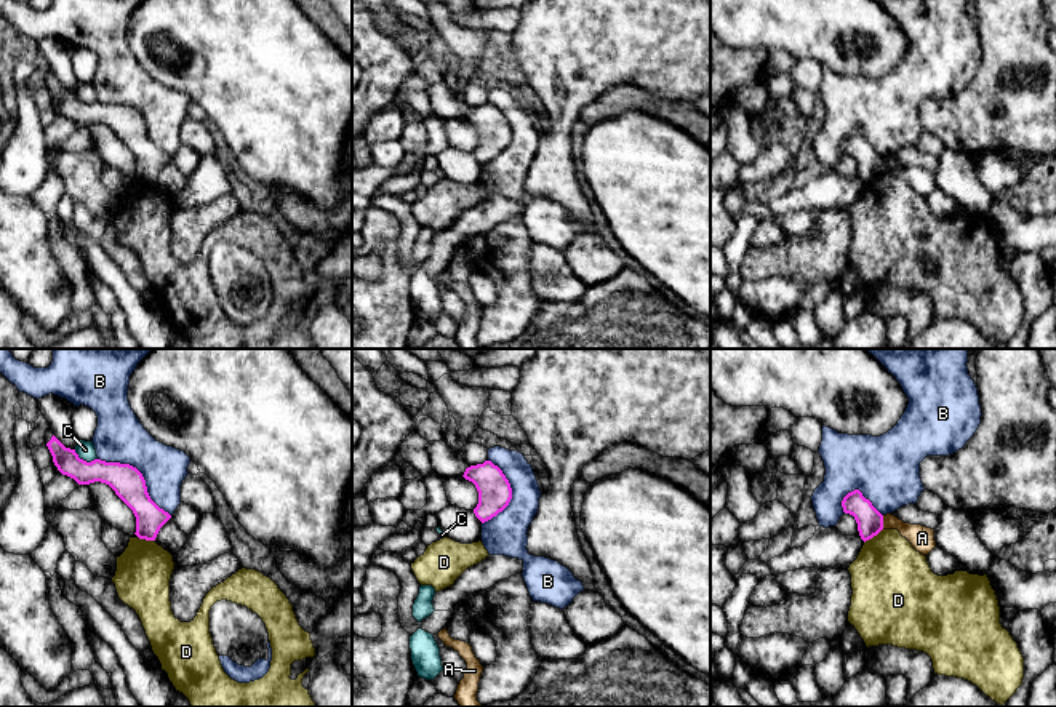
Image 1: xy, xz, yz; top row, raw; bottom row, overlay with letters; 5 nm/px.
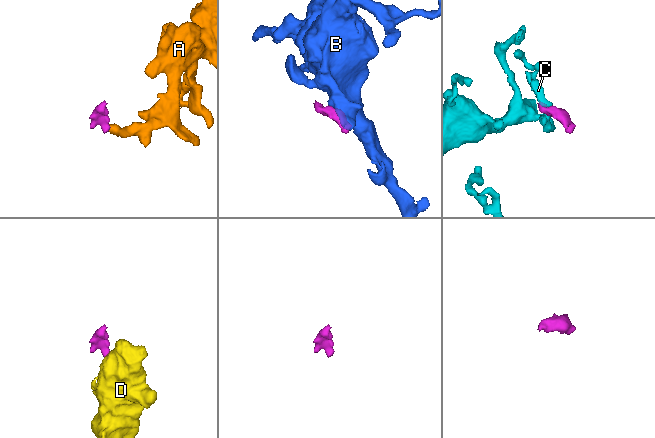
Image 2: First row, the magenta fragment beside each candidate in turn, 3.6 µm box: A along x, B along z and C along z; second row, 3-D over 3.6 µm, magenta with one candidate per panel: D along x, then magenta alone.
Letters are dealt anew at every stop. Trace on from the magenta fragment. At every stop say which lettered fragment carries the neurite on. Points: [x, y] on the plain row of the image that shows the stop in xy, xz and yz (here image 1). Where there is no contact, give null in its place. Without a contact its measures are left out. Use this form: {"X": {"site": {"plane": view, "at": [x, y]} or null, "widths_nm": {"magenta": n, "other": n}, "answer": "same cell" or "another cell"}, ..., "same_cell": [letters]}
{"A": {"site": {"plane": "yz", "at": [882, 163]}, "widths_nm": {"magenta": 130, "other": 120}, "answer": "another cell"}, "B": {"site": {"plane": "xy", "at": [141, 115]}, "widths_nm": {"magenta": 160, "other": 260}, "answer": "another cell"}, "C": {"site": {"plane": "xy", "at": [85, 103]}, "widths_nm": {"magenta": 160, "other": 90}, "answer": "another cell"}, "D": {"site": {"plane": "yz", "at": [872, 178]}, "widths_nm": {"magenta": 130, "other": 400}, "answer": "another cell"}, "same_cell": []}

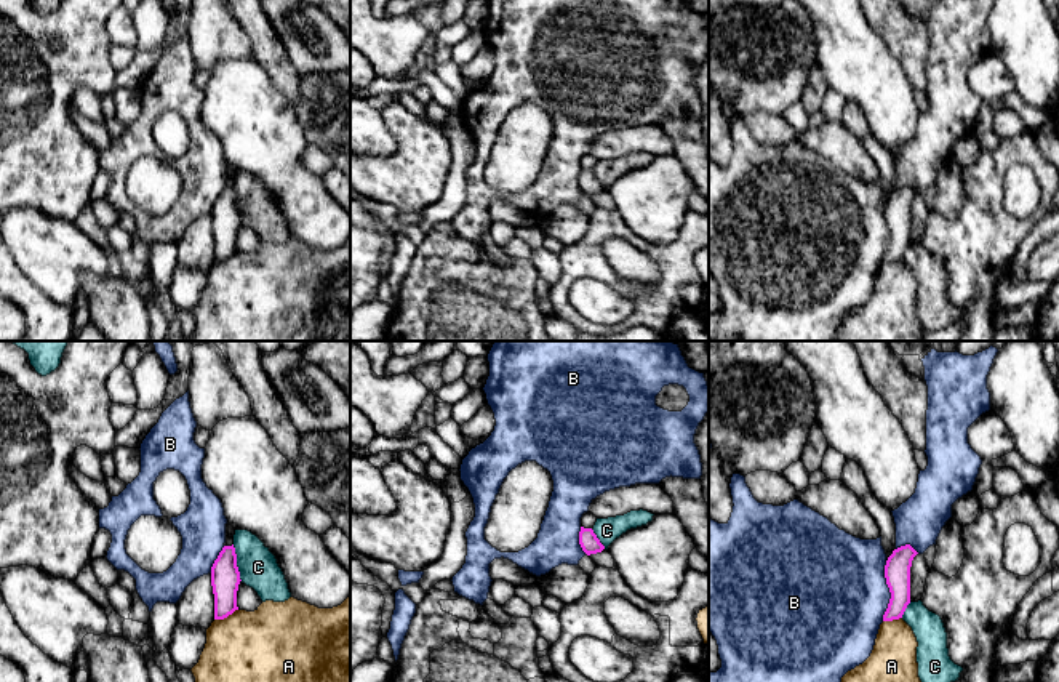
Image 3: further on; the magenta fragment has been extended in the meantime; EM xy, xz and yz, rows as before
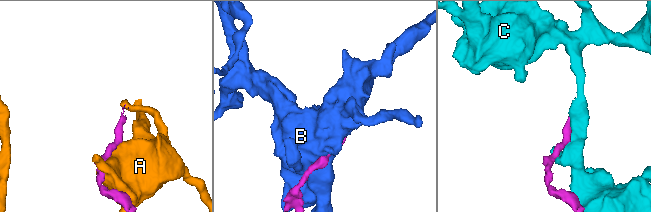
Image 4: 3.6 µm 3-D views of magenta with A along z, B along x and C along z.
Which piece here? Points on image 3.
{"A": {"site": {"plane": "xy", "at": [226, 258]}, "widths_nm": {"magenta": 140, "other": 480}, "answer": "another cell"}, "B": {"site": {"plane": "yz", "at": [890, 232]}, "widths_nm": {"magenta": 130, "other": 480}, "answer": "another cell"}, "C": {"site": {"plane": "xy", "at": [235, 204]}, "widths_nm": {"magenta": 140, "other": 200}, "answer": "another cell"}, "same_cell": []}

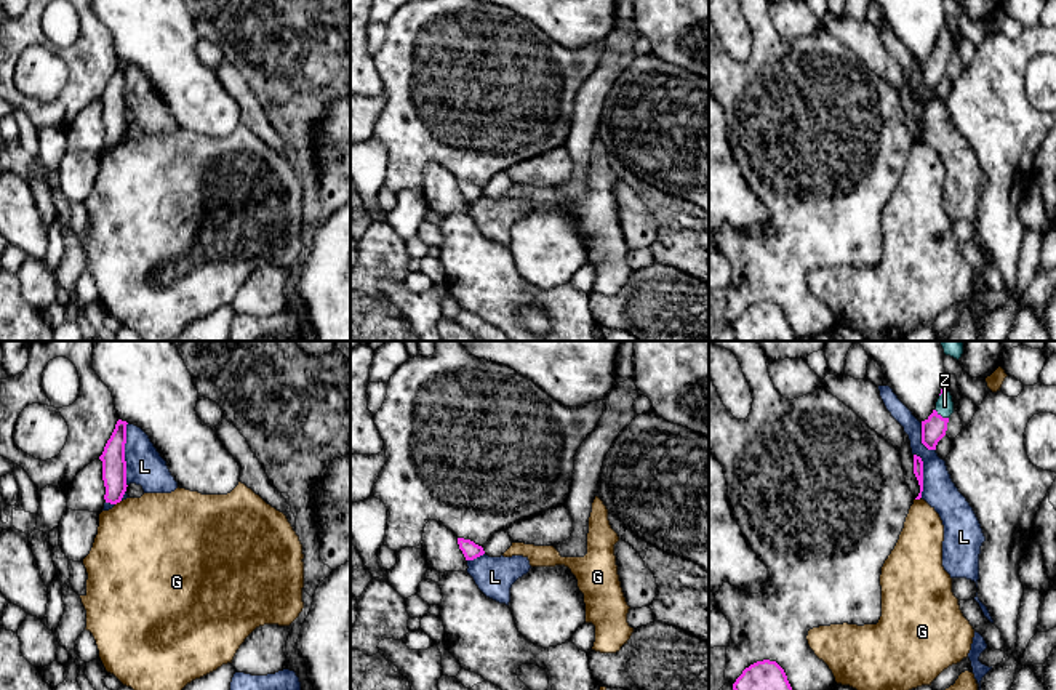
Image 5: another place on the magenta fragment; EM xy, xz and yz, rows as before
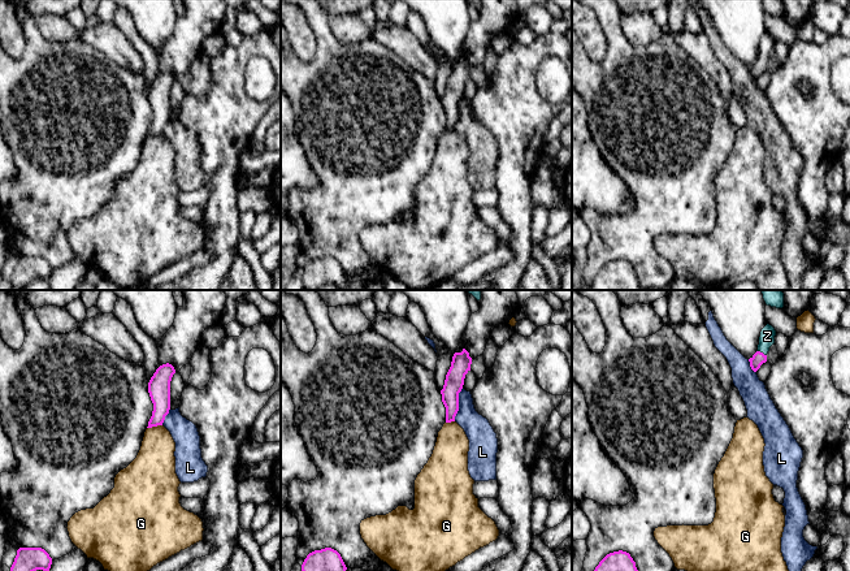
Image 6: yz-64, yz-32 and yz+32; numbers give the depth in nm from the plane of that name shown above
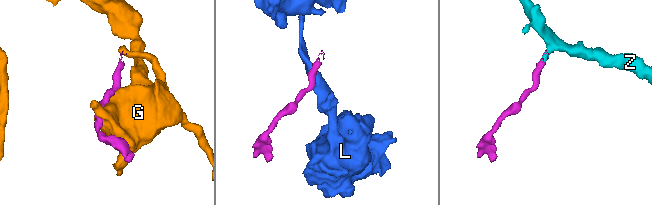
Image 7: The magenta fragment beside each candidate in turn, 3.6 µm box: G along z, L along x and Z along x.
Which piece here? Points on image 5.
{"G": {"site": {"plane": "xy", "at": [117, 143]}, "widths_nm": {"magenta": 130, "other": 460}, "answer": "another cell"}, "L": {"site": {"plane": "xy", "at": [124, 96]}, "widths_nm": {"magenta": 130, "other": 190}, "answer": "another cell"}, "Z": {"site": {"plane": "yz", "at": [940, 56]}, "widths_nm": {"magenta": 120, "other": 90}, "answer": "same cell"}, "same_cell": ["Z"]}

